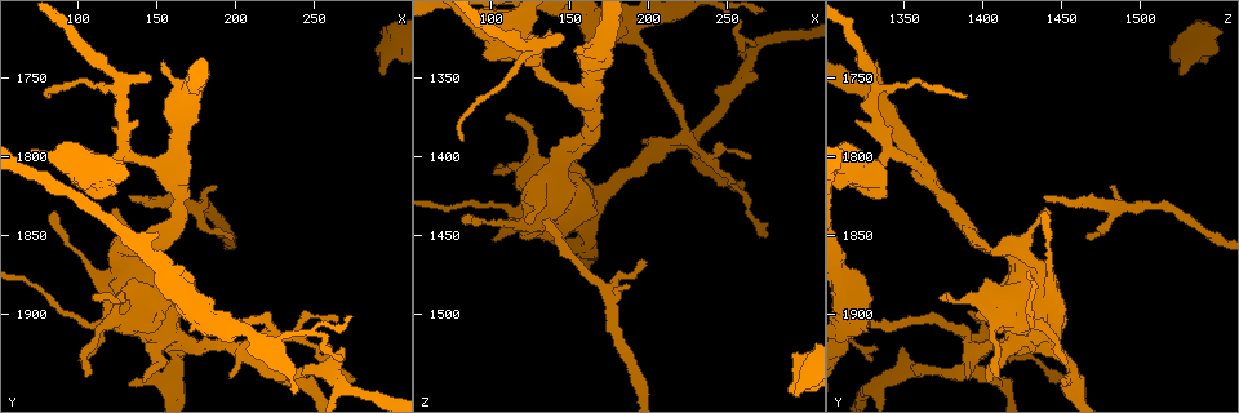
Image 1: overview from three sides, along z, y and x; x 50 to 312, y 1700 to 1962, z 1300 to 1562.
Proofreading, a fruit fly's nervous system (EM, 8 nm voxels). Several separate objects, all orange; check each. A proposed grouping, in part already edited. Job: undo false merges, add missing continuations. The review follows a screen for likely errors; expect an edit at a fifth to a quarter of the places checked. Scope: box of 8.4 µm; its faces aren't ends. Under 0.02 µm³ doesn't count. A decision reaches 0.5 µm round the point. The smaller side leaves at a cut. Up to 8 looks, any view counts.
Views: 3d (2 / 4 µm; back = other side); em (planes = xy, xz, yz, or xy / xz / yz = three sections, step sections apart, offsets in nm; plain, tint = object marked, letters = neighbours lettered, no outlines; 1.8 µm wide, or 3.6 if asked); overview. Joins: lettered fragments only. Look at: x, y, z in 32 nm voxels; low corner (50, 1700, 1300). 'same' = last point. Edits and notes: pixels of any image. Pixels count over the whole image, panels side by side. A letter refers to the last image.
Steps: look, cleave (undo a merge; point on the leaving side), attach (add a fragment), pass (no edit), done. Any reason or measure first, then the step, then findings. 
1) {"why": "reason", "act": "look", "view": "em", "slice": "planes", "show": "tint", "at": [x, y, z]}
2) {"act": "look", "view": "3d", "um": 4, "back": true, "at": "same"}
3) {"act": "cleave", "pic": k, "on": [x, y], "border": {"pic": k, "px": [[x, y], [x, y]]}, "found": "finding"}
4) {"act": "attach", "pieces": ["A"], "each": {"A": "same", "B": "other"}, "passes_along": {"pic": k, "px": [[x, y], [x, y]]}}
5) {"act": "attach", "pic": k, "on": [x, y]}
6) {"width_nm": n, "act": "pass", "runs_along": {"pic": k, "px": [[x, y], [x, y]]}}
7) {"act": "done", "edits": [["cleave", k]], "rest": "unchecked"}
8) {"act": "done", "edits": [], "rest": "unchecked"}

{"why": "arms part here", "act": "look", "view": "em", "um": 3.6, "slice": "planes", "show": "tint", "at": [184, 1906, 1320]}

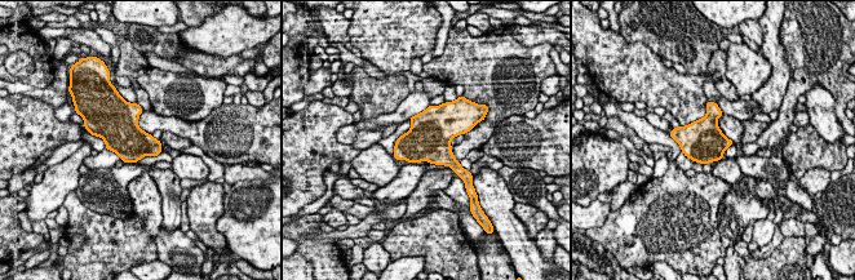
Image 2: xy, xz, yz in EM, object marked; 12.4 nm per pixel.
{"act": "look", "view": "em", "um": 3.6, "slice": "planes", "show": "letters", "at": "same"}

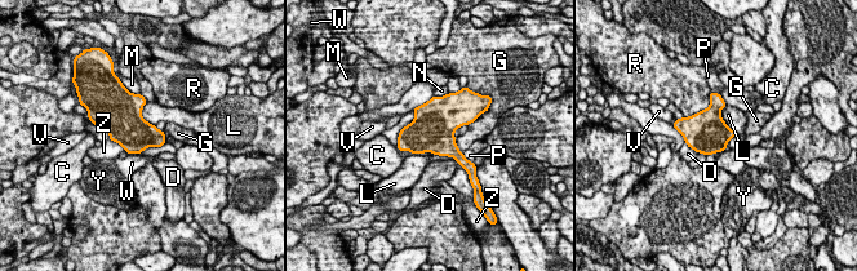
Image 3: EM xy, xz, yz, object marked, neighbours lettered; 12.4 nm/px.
{"act": "pass", "each": {"C": "other", "D": "other", "G": "other", "L": "other", "M": "other", "N": "other", "P": "other", "R": "other", "V": "other", "W": "other", "Y": "other", "Z": "other"}, "border": {"pic": 3, "px": [[725, 103], [720, 116], [737, 134]]}, "found": "one neuron here"}

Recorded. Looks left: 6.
{"why": "branch stops here", "act": "look", "view": "3d", "um": 2, "at": [120, 1870, 1428]}

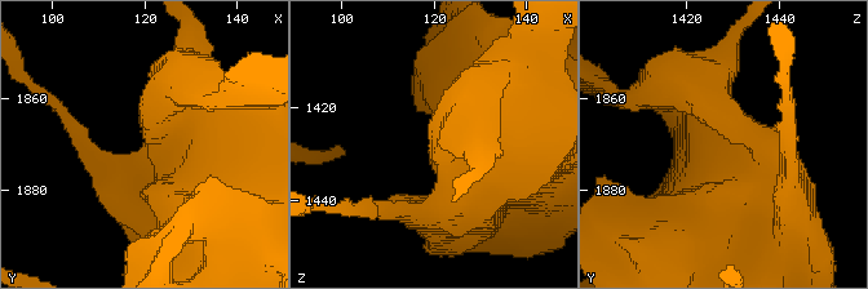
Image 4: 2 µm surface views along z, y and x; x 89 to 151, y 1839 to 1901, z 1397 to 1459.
{"act": "look", "view": "em", "slice": "planes", "show": "letters", "at": [120, 1868, 1430]}

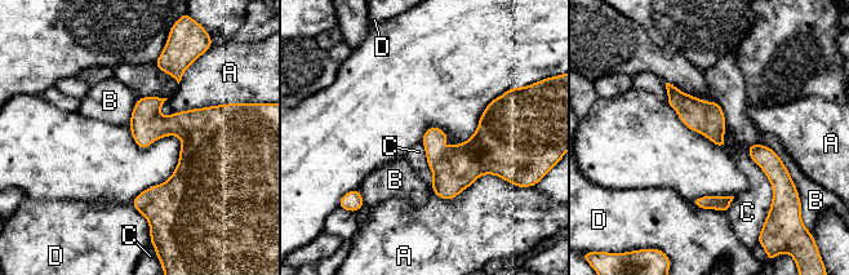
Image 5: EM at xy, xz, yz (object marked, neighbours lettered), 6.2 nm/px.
{"width_nm": 200, "act": "pass", "each": {"A": "other", "B": "other", "C": "other", "D": "other"}, "runs_along": {"pic": 5, "px": [[213, 132], [143, 211]]}, "found": "none of them fits"}

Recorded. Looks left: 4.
{"why": "tapers out", "act": "look", "view": "em", "slice": "planes", "show": "letters", "at": [194, 1850, 1464]}

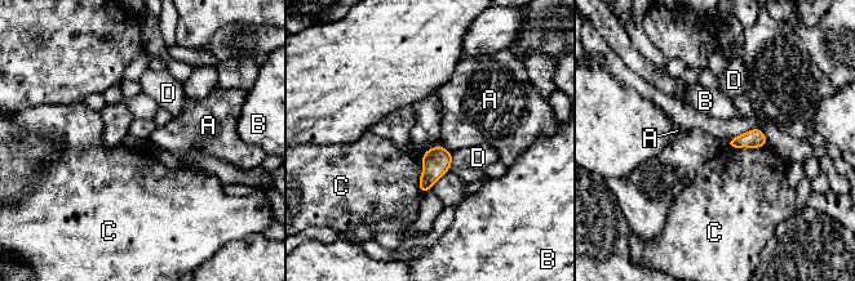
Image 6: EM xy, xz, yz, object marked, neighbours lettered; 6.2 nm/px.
{"act": "pass", "each": {"A": "other", "B": "other", "C": "other", "D": "other"}, "border": {"pic": 6, "px": [[725, 143], [731, 147], [766, 145]]}, "found": "no lettered fragment goes on from it"}

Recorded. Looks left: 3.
{"act": "done", "edits": [], "rest": "unchecked"}

